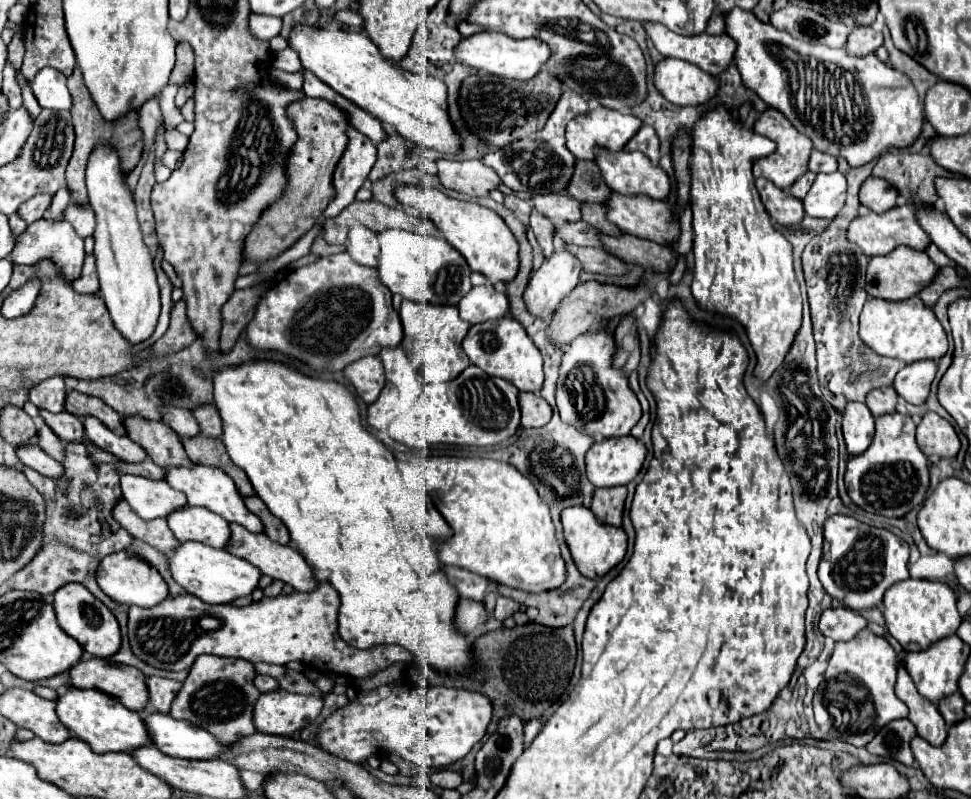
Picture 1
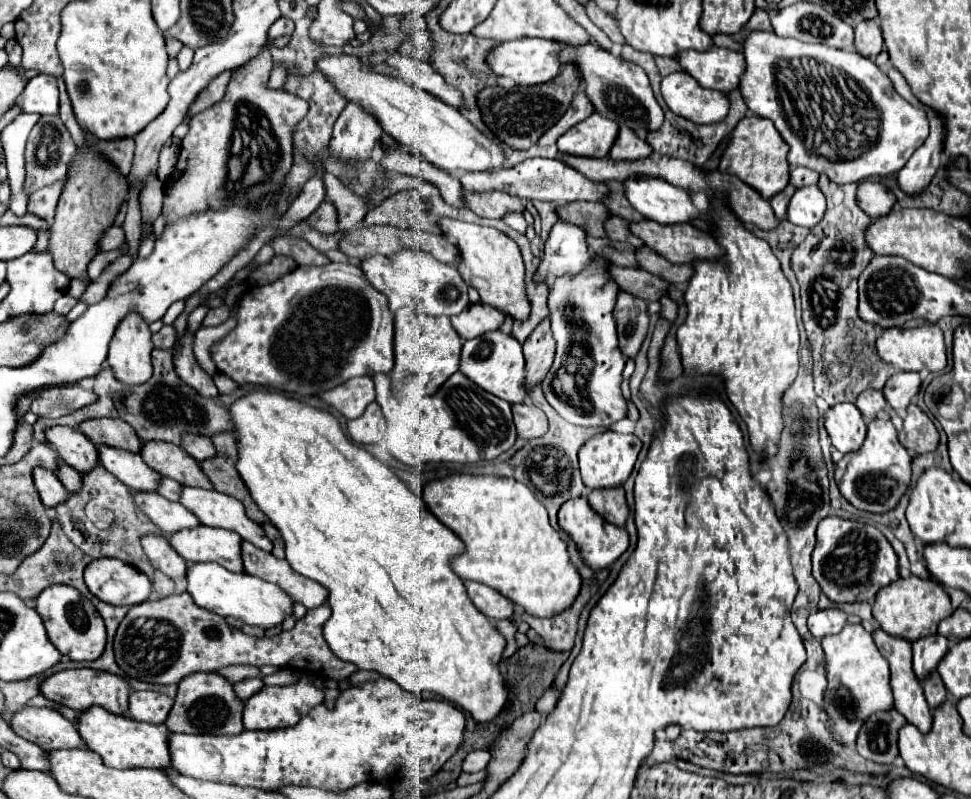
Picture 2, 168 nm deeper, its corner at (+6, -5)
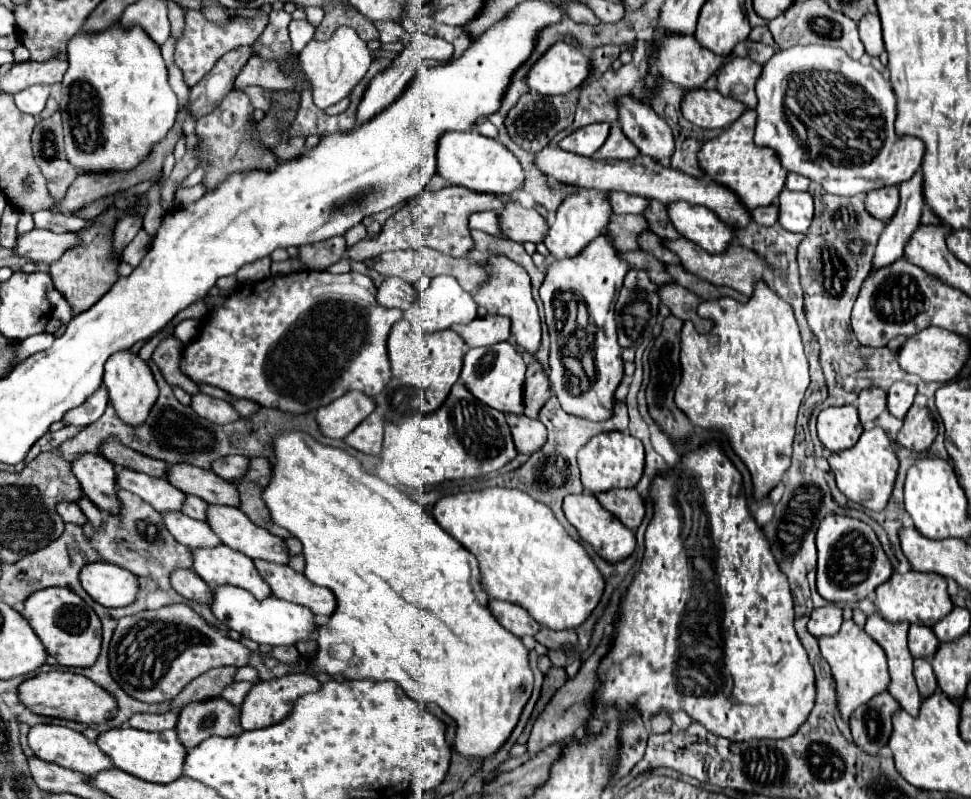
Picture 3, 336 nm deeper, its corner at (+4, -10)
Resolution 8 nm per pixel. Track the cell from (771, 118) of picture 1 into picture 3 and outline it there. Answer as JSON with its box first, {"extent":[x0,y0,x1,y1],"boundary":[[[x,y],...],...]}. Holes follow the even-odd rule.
{"extent":[699,110,787,210],"boundary":[[[747,110],[725,132],[705,142],[699,154],[701,168],[707,172],[707,176],[735,190],[749,210],[773,204],[777,200],[777,194],[781,194],[781,190],[785,188],[787,180],[787,170],[781,166],[777,154],[769,146],[757,146],[753,142],[753,134],[755,134],[755,110]]]}

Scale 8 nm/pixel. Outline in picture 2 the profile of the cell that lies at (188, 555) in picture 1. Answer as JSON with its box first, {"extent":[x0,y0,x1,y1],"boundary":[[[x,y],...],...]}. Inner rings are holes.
{"extent":[187,563,295,629],"boundary":[[[217,563],[189,565],[187,581],[189,581],[187,591],[199,607],[203,607],[211,613],[217,613],[221,617],[235,617],[235,619],[243,621],[245,625],[253,625],[259,629],[271,629],[271,627],[279,627],[293,613],[295,599],[289,593],[285,593],[283,589],[279,589],[277,585],[267,583],[253,575],[231,573]]]}

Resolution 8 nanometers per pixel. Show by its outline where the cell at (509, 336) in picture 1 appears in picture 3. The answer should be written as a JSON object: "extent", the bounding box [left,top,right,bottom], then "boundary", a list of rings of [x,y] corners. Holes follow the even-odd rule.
{"extent":[461,342,527,412],"boundary":[[[499,342],[493,346],[481,346],[481,348],[469,348],[463,360],[461,370],[461,382],[469,388],[469,392],[485,402],[487,406],[501,410],[501,412],[523,412],[523,384],[525,384],[525,370],[527,364],[521,356],[521,352],[511,346],[509,342]]]}

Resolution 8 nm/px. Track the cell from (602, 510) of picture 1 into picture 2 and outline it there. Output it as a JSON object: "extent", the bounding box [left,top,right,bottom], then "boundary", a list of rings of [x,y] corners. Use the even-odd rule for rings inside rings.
{"extent":[589,487,629,527],"boundary":[[[623,487],[595,489],[589,493],[589,505],[609,523],[623,527],[629,517],[629,505],[625,501]]]}

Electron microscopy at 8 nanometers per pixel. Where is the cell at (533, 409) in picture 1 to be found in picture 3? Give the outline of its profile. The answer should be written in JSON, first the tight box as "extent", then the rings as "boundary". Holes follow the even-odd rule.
{"extent":[507,414,547,454],"boundary":[[[507,414],[507,422],[511,426],[513,442],[519,452],[533,454],[545,444],[547,430],[541,420],[529,418],[525,414]]]}

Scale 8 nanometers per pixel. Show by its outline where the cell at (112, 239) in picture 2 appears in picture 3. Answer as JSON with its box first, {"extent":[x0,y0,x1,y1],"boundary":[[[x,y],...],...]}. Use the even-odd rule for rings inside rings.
{"extent":[123,230,151,266],"boundary":[[[141,230],[125,248],[123,248],[123,262],[129,262],[131,266],[137,266],[141,258],[147,254],[151,246],[151,238],[145,230]]]}

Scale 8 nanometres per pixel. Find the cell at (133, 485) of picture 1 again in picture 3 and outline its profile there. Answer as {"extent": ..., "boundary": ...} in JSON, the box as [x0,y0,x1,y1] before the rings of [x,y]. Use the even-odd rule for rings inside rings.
{"extent":[163,512,221,548],"boundary":[[[163,512],[163,524],[173,534],[173,538],[189,548],[217,546],[221,540],[213,534],[207,522],[193,520],[181,512]]]}

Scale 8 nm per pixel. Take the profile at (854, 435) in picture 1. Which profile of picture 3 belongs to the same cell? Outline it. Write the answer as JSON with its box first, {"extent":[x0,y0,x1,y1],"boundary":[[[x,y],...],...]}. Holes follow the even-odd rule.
{"extent":[817,406,863,452],"boundary":[[[855,406],[823,408],[817,418],[817,434],[825,448],[831,452],[841,452],[853,448],[863,432]]]}

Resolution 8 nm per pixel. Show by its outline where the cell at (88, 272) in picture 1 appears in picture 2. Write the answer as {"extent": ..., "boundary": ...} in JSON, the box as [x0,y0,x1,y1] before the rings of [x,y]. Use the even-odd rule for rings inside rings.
{"extent":[53,295,77,315],"boundary":[[[61,295],[61,297],[57,299],[53,311],[55,311],[57,315],[67,315],[67,313],[73,309],[75,303],[77,303],[77,299],[73,299],[73,297],[69,297],[69,295]]]}

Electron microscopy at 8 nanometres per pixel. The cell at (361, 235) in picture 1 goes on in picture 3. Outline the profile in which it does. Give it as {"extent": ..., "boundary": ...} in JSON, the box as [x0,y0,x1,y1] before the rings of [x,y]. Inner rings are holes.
{"extent":[377,276,417,308],"boundary":[[[389,276],[381,282],[381,286],[377,288],[377,302],[381,306],[387,308],[401,308],[403,302],[415,302],[417,300],[417,290],[413,284],[397,278],[397,276]]]}

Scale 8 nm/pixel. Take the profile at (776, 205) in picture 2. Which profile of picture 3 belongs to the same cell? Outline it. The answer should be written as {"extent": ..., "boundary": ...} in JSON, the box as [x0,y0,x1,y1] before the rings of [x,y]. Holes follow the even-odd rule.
{"extent":[751,204,779,226],"boundary":[[[771,204],[771,206],[763,206],[763,208],[755,208],[755,210],[751,210],[751,218],[757,224],[773,226],[777,222],[777,218],[779,218],[779,206]]]}

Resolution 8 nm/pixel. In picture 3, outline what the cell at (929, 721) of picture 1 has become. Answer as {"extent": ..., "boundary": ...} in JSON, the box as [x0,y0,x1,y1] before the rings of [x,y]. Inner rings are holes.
{"extent":[865,614,921,718],"boundary":[[[873,614],[867,618],[867,624],[865,624],[865,632],[885,650],[887,654],[887,660],[889,660],[889,674],[891,674],[891,684],[889,684],[889,694],[901,704],[901,708],[905,712],[909,712],[913,718],[919,716],[919,708],[921,708],[921,696],[919,696],[919,690],[917,690],[917,684],[915,684],[915,676],[913,676],[913,658],[909,654],[909,648],[907,648],[907,630],[909,626],[903,624],[891,624],[891,622],[885,622],[879,614]]]}

